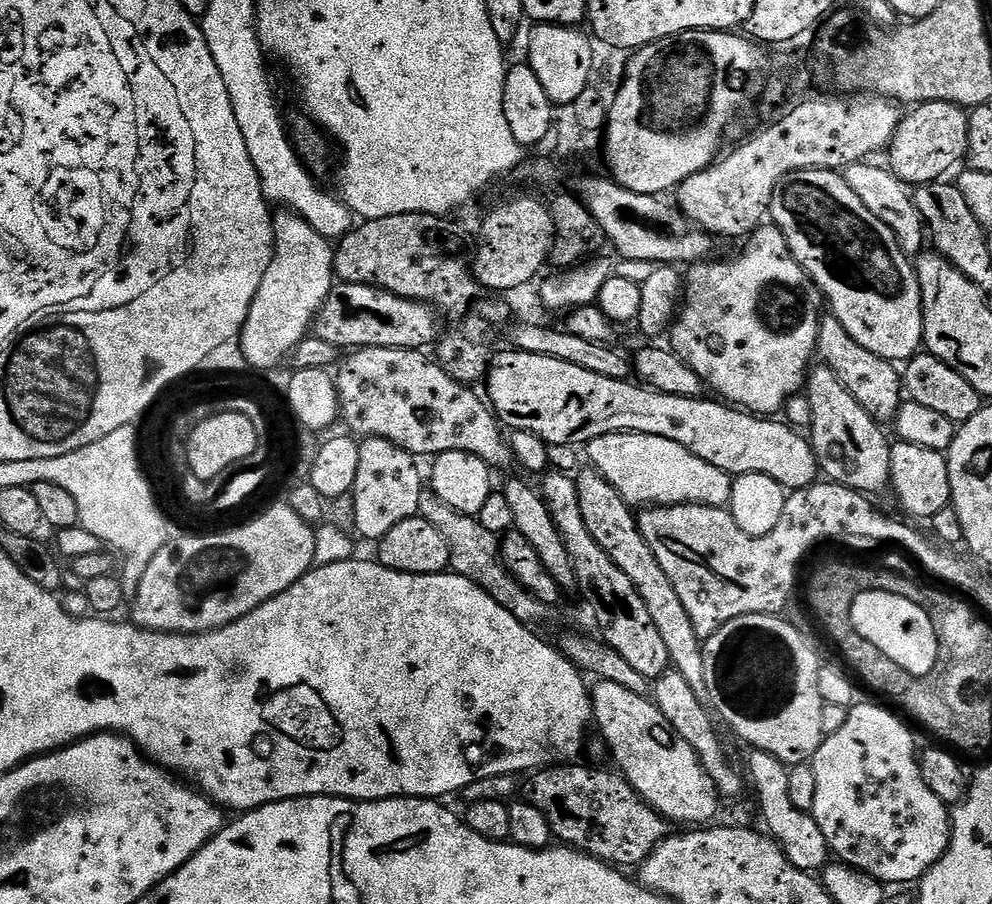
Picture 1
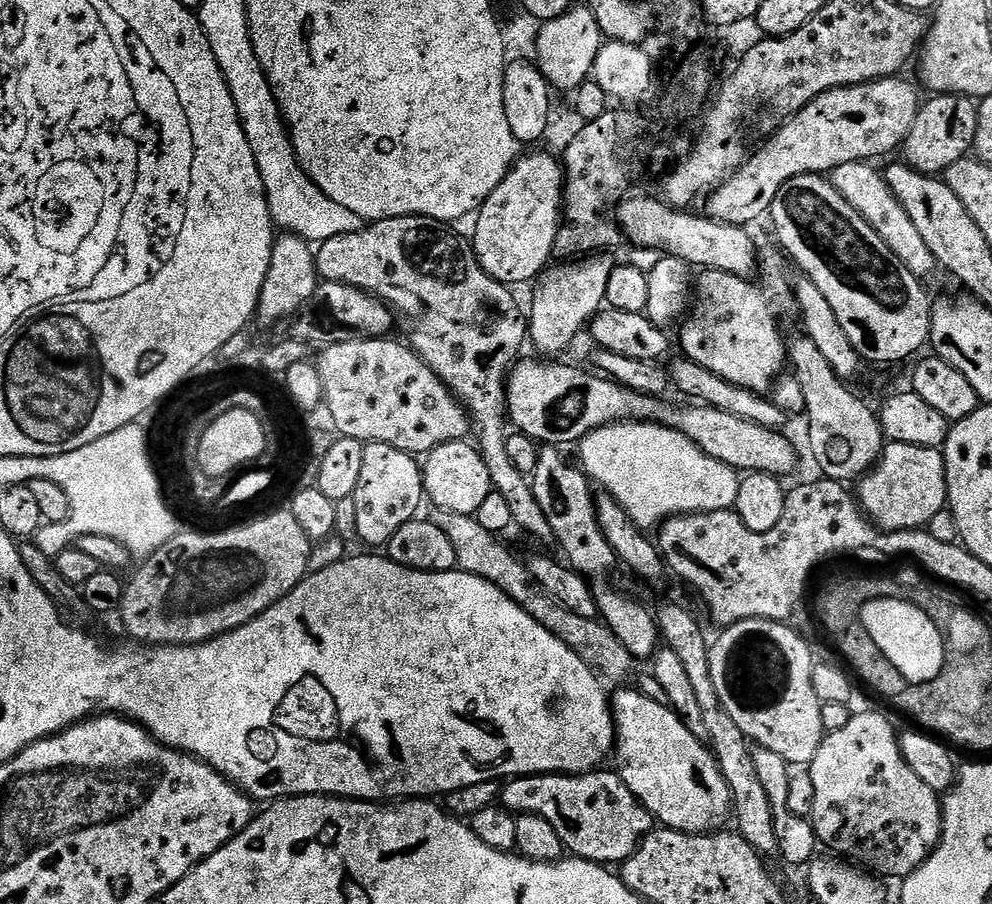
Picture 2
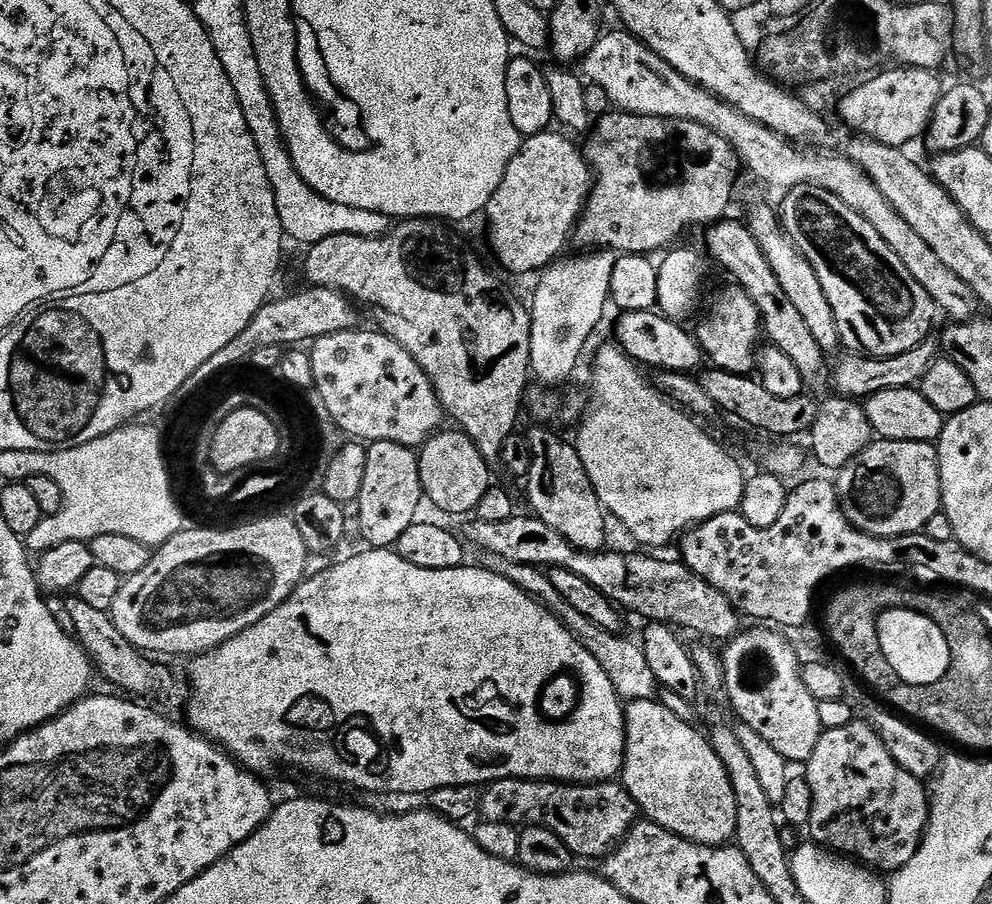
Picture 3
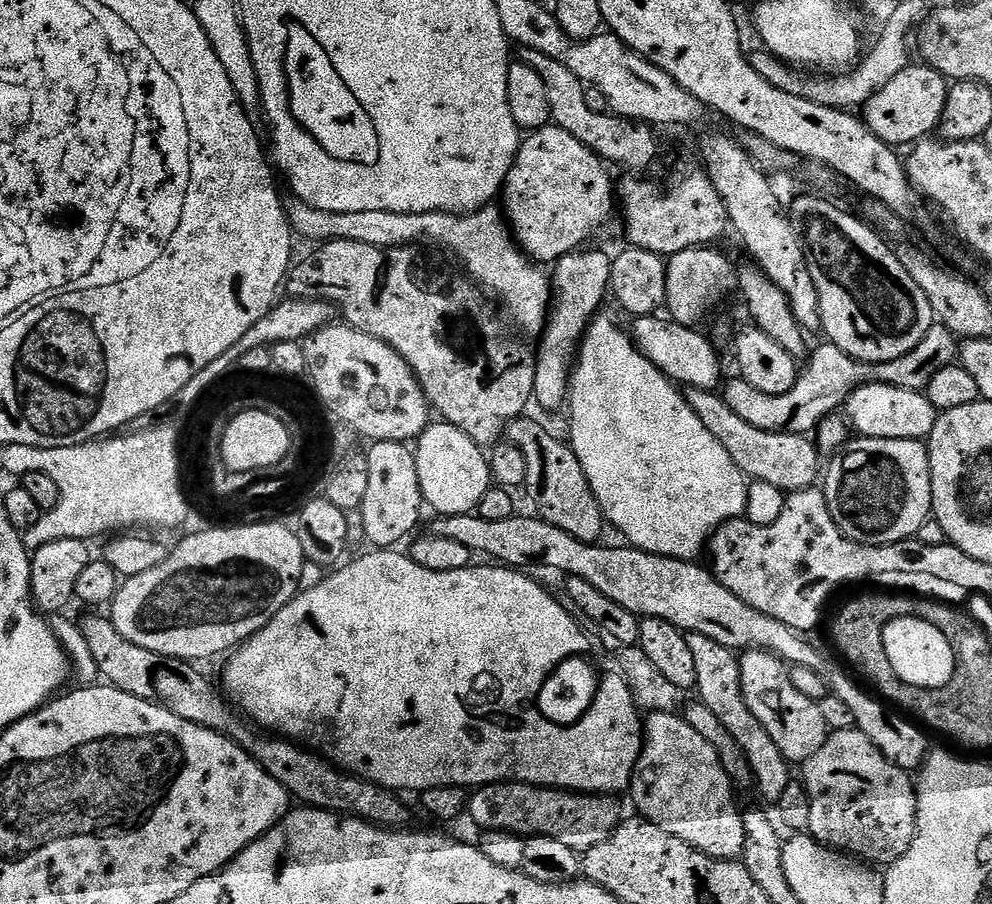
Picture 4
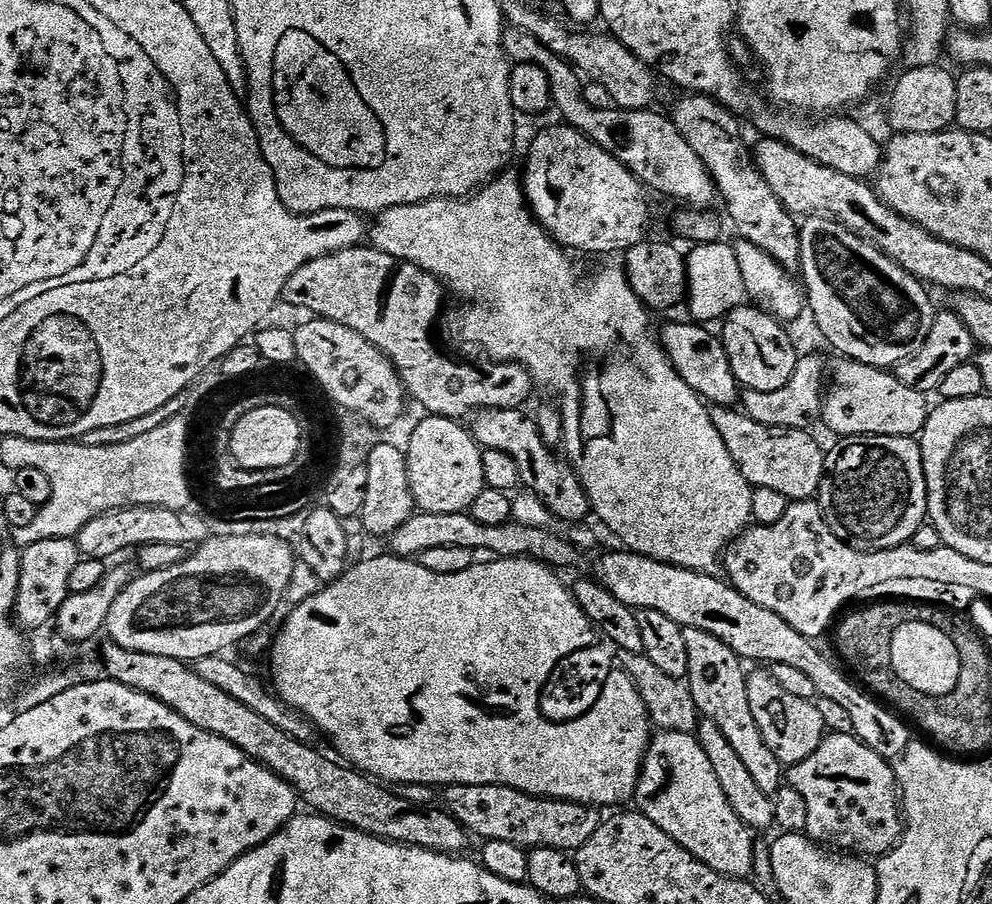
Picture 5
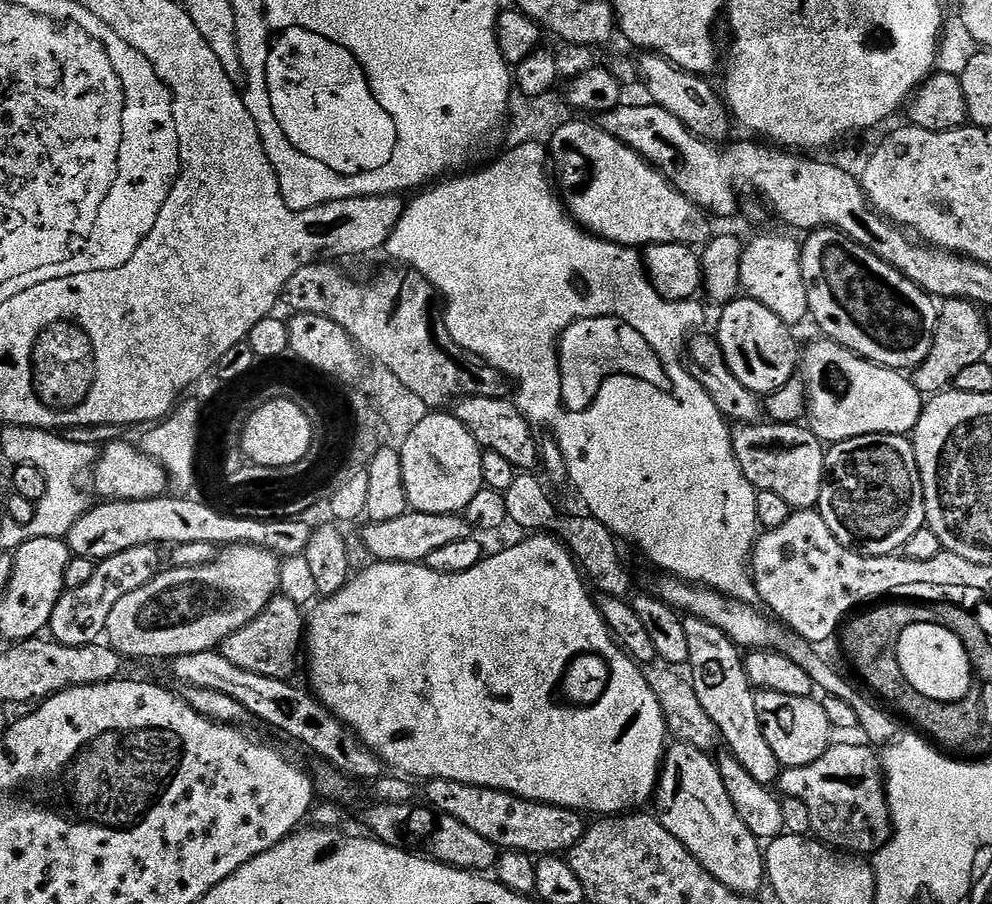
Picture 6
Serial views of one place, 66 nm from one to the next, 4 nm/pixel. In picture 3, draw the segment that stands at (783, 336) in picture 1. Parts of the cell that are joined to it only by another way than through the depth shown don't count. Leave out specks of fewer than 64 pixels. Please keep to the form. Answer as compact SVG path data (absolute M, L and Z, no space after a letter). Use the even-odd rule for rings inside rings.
M731 287L713 302L708 317L694 328L694 335L711 367L747 376L758 364L756 343L762 340L762 325L754 302L744 293L744 289Z

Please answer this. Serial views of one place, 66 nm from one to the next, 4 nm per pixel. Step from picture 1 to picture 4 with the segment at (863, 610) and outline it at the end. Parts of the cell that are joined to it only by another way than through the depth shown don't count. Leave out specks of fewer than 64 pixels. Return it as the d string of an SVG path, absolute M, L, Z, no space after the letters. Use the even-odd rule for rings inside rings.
M913 616L892 620L884 627L884 645L886 655L890 657L890 666L894 666L894 674L898 674L904 684L945 688L952 683L952 676L956 673L956 652L948 641L945 629L933 621Z

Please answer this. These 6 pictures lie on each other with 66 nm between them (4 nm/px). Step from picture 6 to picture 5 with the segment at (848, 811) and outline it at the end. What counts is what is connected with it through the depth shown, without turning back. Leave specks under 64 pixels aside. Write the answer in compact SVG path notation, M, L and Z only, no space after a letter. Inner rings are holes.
M838 732L825 735L810 758L787 769L786 780L794 790L798 790L798 794L802 794L802 798L806 798L810 810L807 835L817 844L861 858L879 858L891 852L904 835L906 824L902 819L902 797L896 783L896 769L889 761L874 754L874 750L870 750L870 746L863 744L855 734Z

